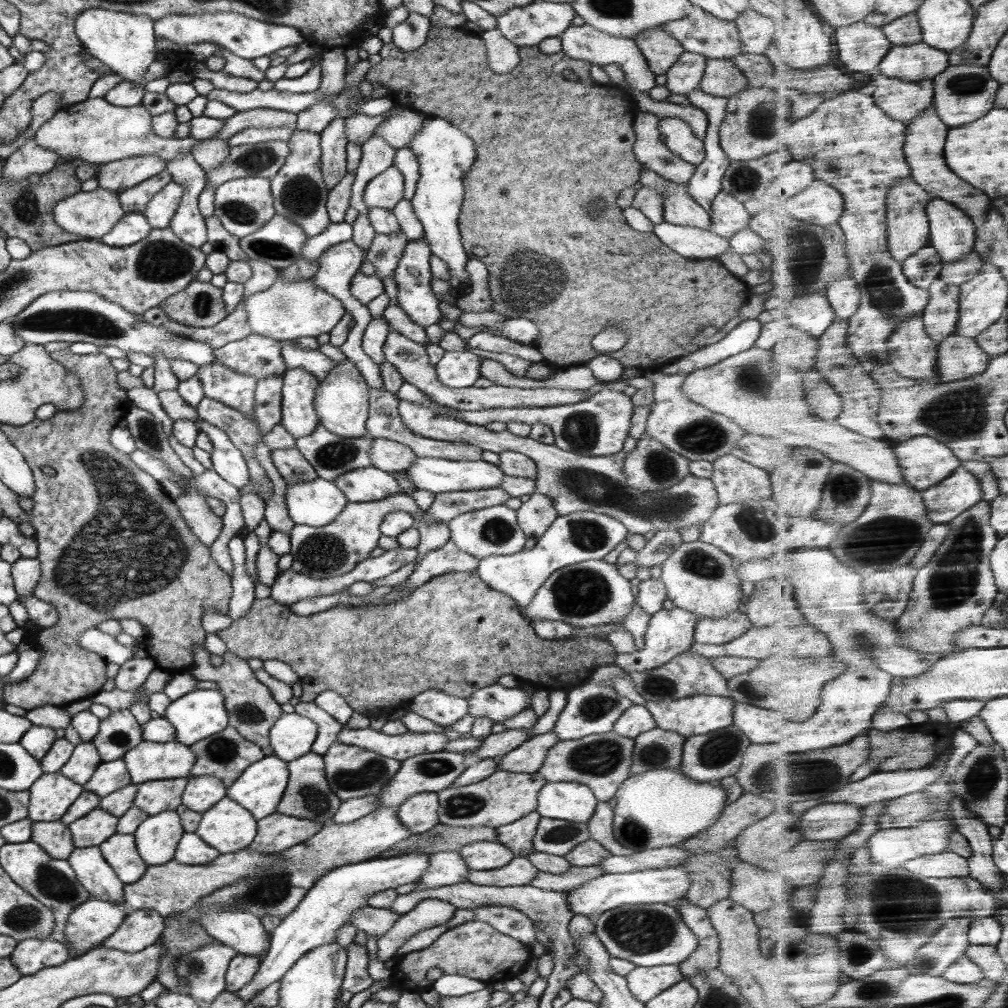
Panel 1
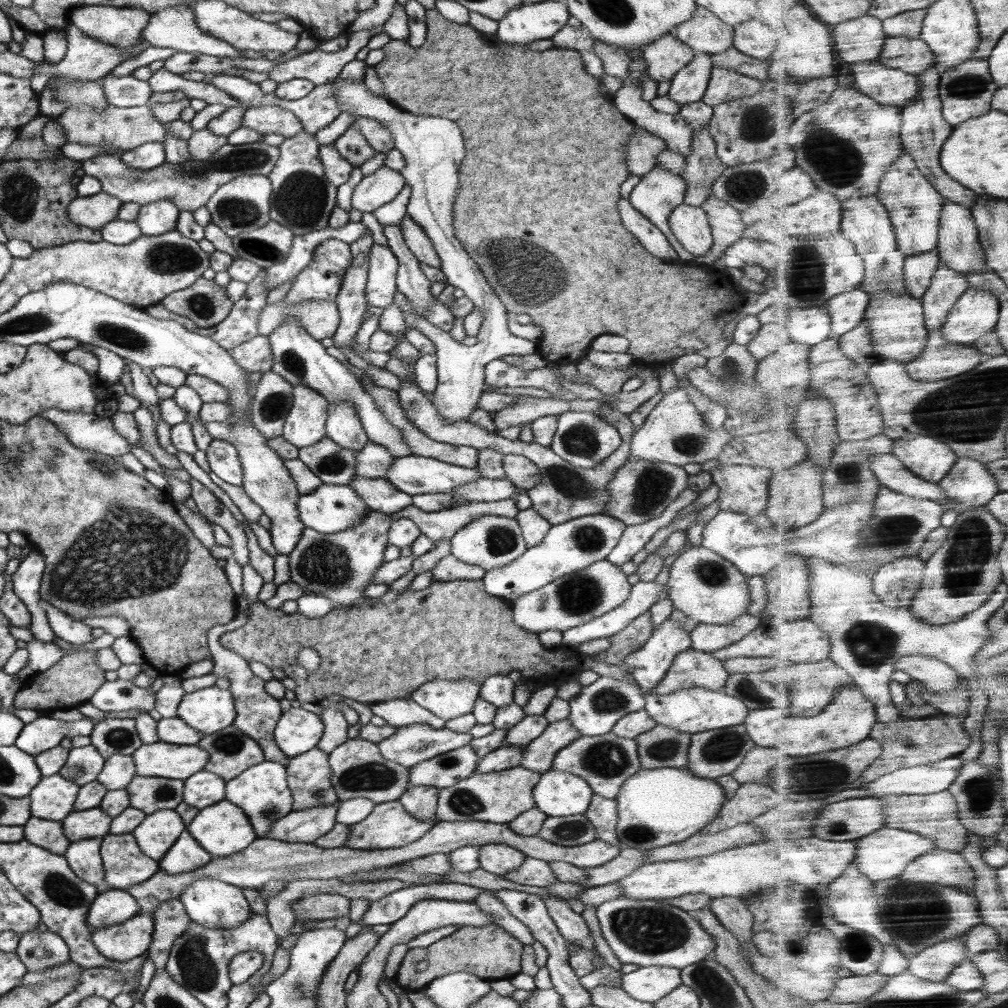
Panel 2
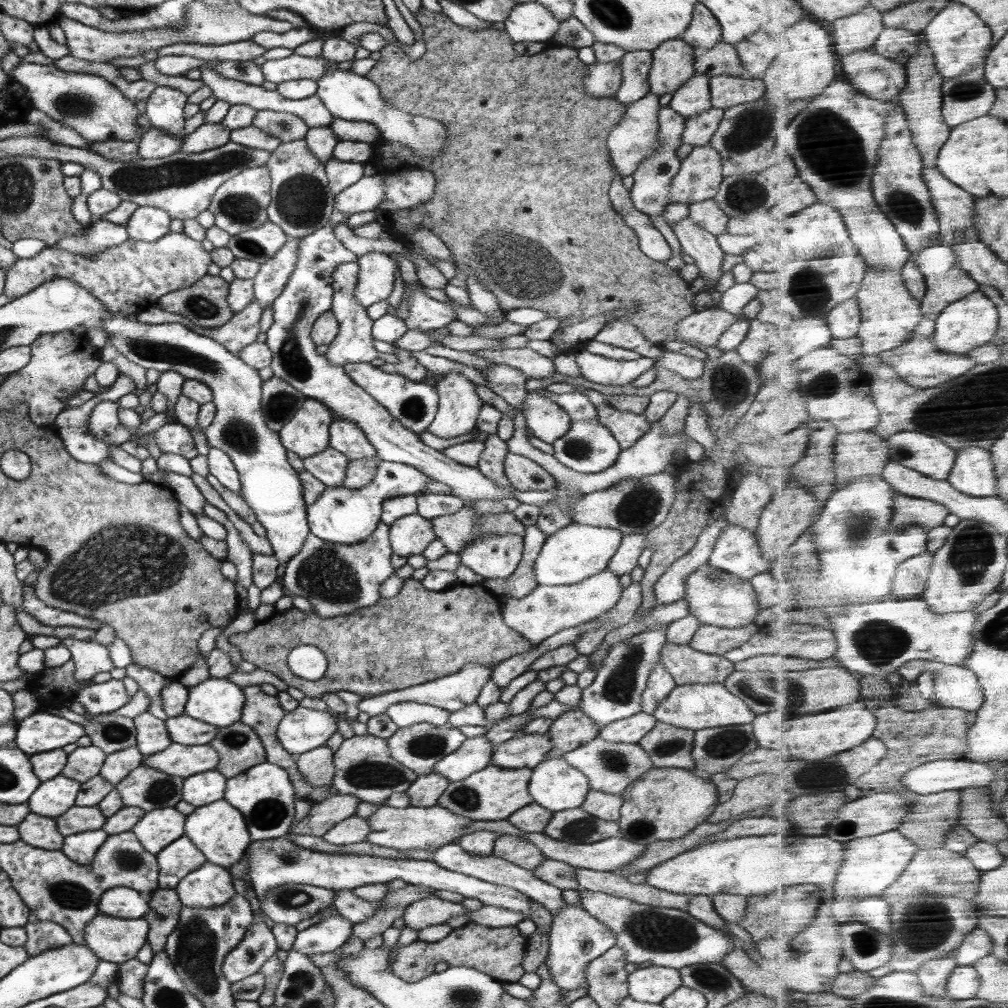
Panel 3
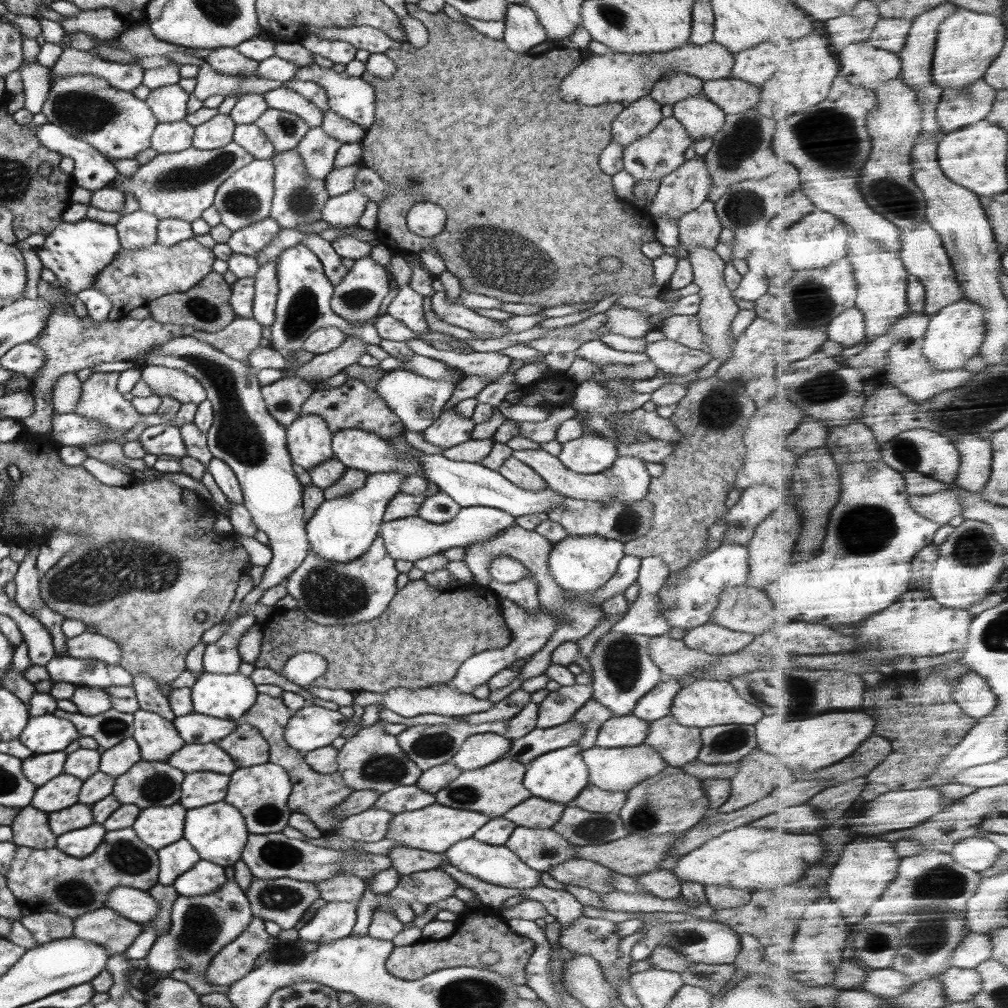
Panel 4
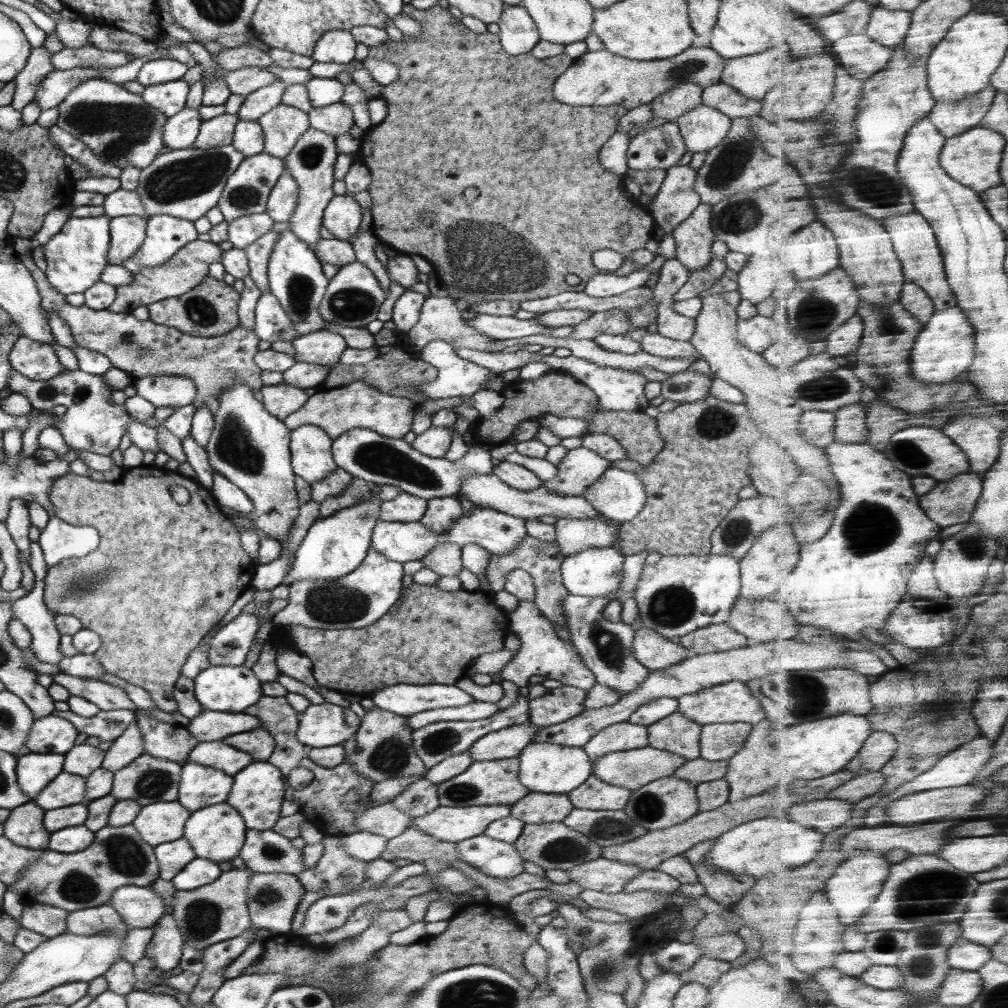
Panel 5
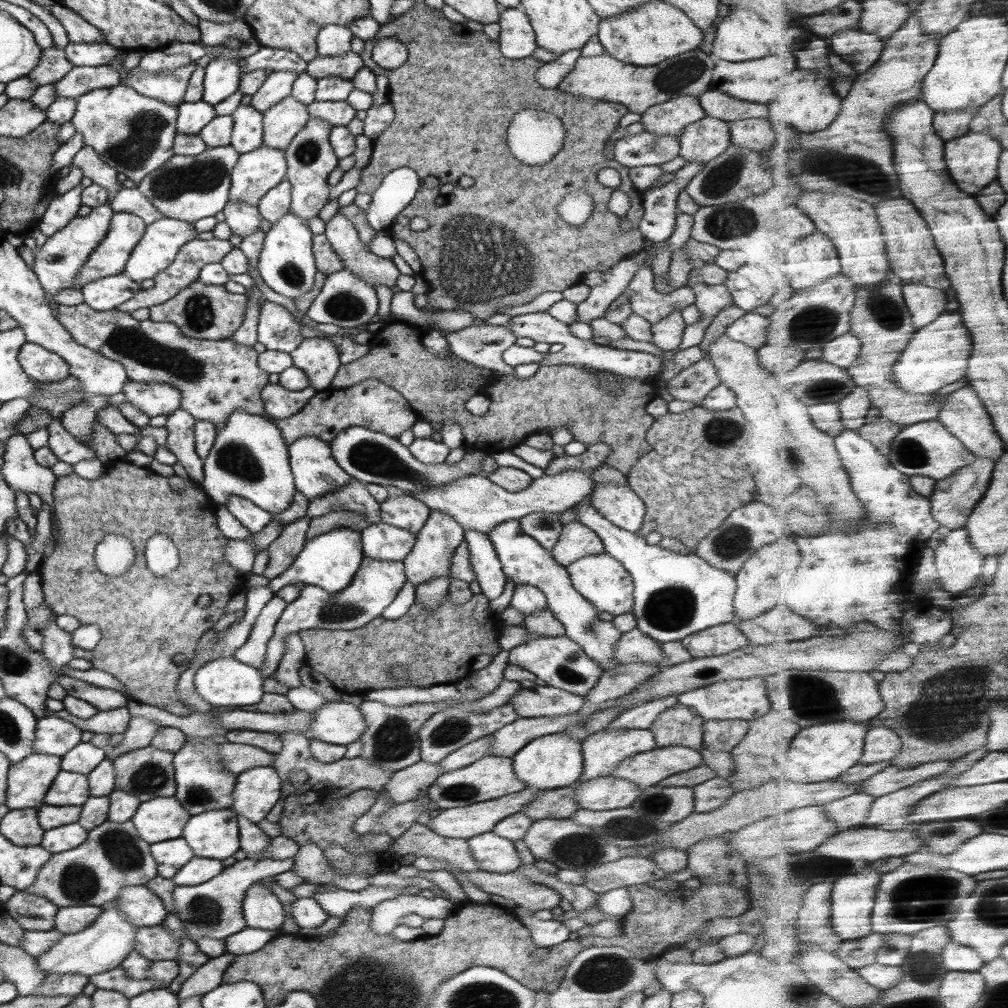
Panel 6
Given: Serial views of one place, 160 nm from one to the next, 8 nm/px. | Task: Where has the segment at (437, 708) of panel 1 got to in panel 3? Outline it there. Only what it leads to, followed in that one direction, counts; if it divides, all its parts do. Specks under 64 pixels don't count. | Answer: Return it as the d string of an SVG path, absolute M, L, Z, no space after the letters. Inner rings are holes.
M466 664L454 674L440 677L430 682L424 682L418 686L410 686L403 690L396 690L387 694L362 699L360 700L360 704L358 704L358 710L359 712L366 712L370 717L373 717L384 714L386 709L392 706L392 704L413 701L440 707L450 713L456 712L468 705L476 703L483 686L490 680L491 672L492 666L488 668L487 666L483 666L483 664Z

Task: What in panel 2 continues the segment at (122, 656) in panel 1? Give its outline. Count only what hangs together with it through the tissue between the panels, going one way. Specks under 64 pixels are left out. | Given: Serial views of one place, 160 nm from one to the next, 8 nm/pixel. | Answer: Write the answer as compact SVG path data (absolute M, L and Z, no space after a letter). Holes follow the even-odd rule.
M41 599L39 604L43 612L46 613L48 625L50 625L54 635L69 646L80 646L93 641L92 629L88 628L86 624L78 619L68 617L64 612L46 602L46 600Z

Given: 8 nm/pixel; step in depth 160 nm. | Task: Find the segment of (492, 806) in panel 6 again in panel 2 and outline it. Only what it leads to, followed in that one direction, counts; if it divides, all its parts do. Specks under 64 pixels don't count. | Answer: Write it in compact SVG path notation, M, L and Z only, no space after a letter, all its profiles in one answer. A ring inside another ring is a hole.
M399 800L372 804L371 813L362 822L350 825L350 836L346 839L343 846L356 850L370 850L371 848L398 848L406 846L409 842L414 842L422 838L428 830L434 828L434 823L440 821L435 818L428 820L418 820L408 814Z

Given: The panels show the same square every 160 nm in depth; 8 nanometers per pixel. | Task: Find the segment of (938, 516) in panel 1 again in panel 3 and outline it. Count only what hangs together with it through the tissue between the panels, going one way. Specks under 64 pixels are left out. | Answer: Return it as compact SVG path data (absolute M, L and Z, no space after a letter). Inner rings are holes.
M973 446L960 450L957 465L947 478L958 490L972 496L999 494L999 478L992 451Z

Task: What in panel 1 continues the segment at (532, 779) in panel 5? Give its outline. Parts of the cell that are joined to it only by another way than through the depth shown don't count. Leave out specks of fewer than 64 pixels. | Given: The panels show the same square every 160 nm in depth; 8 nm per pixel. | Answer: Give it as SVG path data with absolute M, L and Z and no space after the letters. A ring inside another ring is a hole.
M546 781L538 792L535 811L546 818L587 823L598 801L584 784Z

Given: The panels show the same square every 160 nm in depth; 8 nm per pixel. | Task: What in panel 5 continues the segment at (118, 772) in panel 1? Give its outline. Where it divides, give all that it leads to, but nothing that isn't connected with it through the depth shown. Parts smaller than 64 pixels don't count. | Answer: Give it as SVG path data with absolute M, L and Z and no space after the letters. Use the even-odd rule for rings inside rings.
M133 722L118 738L113 740L112 746L105 751L101 767L114 773L144 754L143 746L142 733Z

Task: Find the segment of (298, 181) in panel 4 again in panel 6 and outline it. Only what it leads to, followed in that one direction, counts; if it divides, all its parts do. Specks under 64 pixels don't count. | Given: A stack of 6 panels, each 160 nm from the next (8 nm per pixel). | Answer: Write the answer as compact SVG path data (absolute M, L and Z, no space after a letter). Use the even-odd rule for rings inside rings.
M282 179L274 188L268 190L258 202L258 211L262 219L272 223L278 223L282 216L289 214L291 210L291 184Z

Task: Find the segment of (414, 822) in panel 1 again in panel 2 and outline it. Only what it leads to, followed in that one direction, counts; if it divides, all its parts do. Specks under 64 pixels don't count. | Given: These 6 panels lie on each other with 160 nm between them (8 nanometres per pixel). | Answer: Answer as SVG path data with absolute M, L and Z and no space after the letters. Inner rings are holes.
M409 786L399 801L418 820L435 818L439 789L435 786Z

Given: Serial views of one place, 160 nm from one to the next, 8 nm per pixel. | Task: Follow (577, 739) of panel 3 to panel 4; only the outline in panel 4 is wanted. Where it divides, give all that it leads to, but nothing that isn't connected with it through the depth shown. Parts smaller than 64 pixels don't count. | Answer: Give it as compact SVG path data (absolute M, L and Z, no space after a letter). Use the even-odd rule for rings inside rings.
M594 699L588 701L582 708L579 708L571 720L583 724L585 735L582 735L582 738L577 740L577 745L582 750L594 747L599 728L612 716L611 710L608 710L600 703L596 703Z

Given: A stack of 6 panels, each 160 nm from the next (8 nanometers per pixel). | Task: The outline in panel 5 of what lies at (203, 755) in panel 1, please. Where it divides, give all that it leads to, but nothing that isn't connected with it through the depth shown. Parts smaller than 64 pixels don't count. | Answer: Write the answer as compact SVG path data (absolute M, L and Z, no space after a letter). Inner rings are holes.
M264 727L239 732L223 738L221 741L233 746L236 750L249 754L256 761L267 761L276 746L276 741Z

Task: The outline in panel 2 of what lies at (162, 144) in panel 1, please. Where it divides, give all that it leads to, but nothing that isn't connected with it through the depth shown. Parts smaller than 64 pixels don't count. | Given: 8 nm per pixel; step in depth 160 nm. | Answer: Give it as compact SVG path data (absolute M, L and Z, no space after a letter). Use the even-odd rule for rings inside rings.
M80 106L76 110L65 110L58 115L58 125L66 133L66 141L70 144L81 144L86 146L102 145L118 152L133 150L138 146L158 142L164 144L164 124L154 119L150 108L145 106L116 107L108 106L106 114L98 114L90 106Z

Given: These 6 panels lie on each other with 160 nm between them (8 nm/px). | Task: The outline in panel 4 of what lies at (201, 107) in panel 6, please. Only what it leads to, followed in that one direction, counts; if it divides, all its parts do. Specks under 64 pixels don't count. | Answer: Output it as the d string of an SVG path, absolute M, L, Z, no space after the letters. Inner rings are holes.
M186 118L176 123L159 123L152 134L150 147L157 153L180 152L192 147L195 128Z

